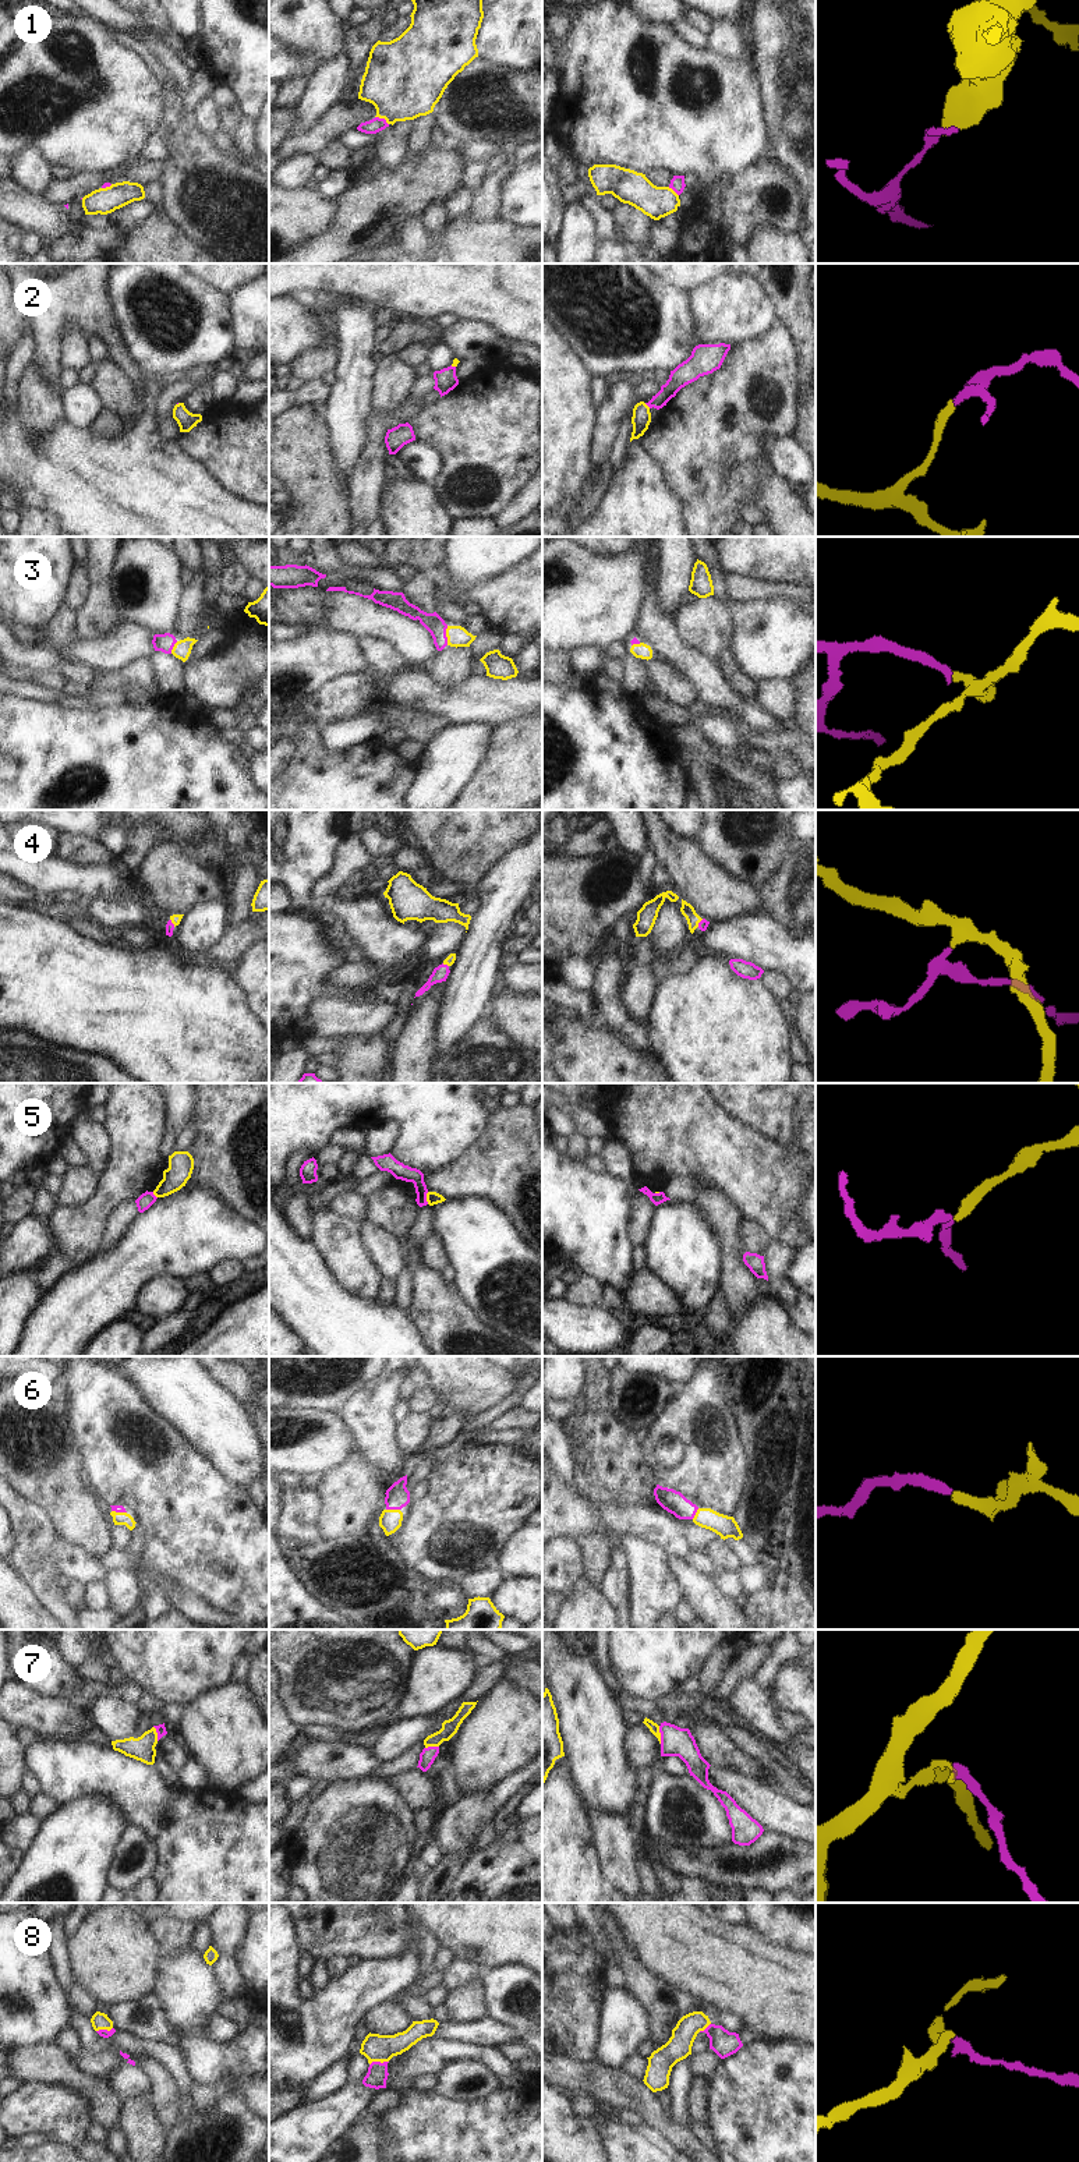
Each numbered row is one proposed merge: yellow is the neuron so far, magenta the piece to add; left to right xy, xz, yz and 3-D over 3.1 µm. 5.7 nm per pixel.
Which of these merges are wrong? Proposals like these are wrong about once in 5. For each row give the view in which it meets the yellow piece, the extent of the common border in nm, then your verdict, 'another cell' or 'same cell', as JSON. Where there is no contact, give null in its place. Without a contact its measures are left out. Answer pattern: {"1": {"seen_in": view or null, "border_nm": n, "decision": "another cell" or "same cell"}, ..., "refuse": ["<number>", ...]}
{"1": {"seen_in": "xz", "border_nm": 90, "decision": "another cell"}, "2": {"seen_in": "yz", "border_nm": 50, "decision": "same cell"}, "3": {"seen_in": "xz", "border_nm": 110, "decision": "same cell"}, "4": {"seen_in": "yz", "border_nm": 60, "decision": "same cell"}, "5": {"seen_in": "xz", "border_nm": 70, "decision": "another cell"}, "6": {"seen_in": "xz", "border_nm": 80, "decision": "same cell"}, "7": {"seen_in": "yz", "border_nm": 110, "decision": "another cell"}, "8": {"seen_in": "xz", "border_nm": 110, "decision": "same cell"}, "refuse": ["1", "5", "7"]}

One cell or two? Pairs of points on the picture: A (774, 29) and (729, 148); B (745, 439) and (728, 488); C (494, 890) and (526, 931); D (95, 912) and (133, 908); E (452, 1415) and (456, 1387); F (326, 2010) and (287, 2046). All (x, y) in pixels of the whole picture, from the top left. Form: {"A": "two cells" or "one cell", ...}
{"A": "two cells", "B": "one cell", "C": "two cells", "D": "one cell", "E": "two cells", "F": "one cell"}

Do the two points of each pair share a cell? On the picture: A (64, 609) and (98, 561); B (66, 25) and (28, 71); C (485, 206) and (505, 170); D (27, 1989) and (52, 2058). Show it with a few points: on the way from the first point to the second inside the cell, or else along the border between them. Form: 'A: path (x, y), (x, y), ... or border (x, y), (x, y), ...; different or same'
A: border (75, 611), (77, 633); different
B: path (66, 38), (41, 64); same
C: path (485, 198), (496, 179); same
D: border (55, 2042), (38, 2042), (14, 2049); different

